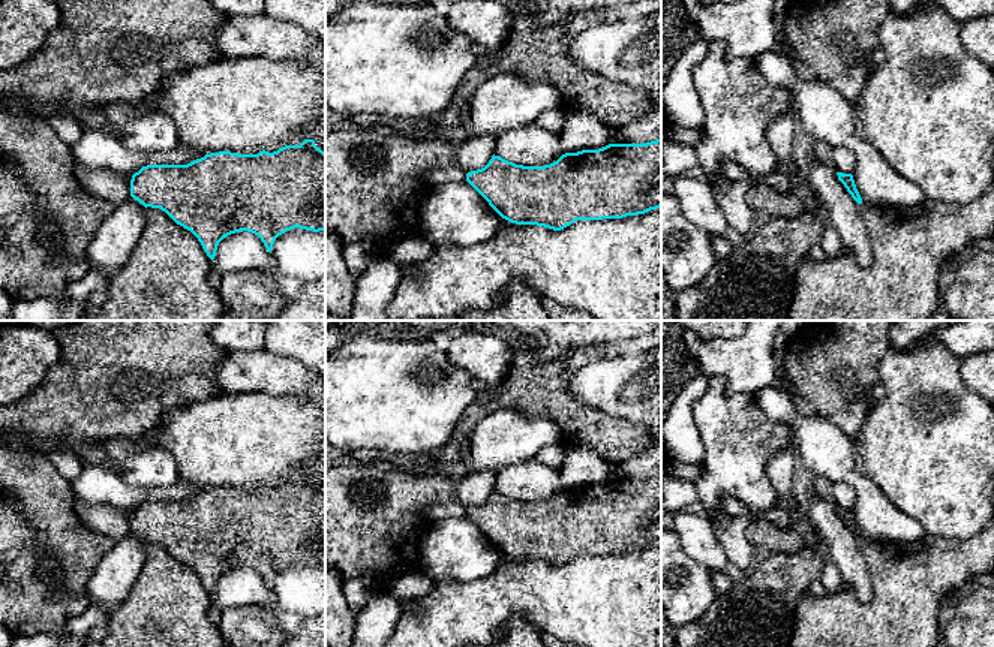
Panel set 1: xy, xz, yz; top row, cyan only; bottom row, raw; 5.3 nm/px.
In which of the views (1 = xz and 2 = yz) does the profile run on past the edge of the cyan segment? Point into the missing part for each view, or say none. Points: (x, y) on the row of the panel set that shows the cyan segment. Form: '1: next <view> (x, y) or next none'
1: next none
2: next none

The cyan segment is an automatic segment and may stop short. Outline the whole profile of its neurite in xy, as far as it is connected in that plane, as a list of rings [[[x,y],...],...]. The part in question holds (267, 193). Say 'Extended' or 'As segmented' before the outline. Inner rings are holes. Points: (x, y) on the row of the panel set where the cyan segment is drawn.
As segmented. [[[304,139],[300,145],[285,145],[273,153],[219,151],[187,165],[147,165],[132,175],[130,196],[145,208],[160,208],[177,225],[190,231],[211,261],[223,238],[243,231],[258,235],[271,253],[276,238],[286,231],[294,228],[325,231],[325,151],[318,148],[313,139]]]

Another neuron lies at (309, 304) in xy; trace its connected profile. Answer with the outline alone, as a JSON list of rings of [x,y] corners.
[[[303,286],[276,321],[325,321],[325,289]]]

